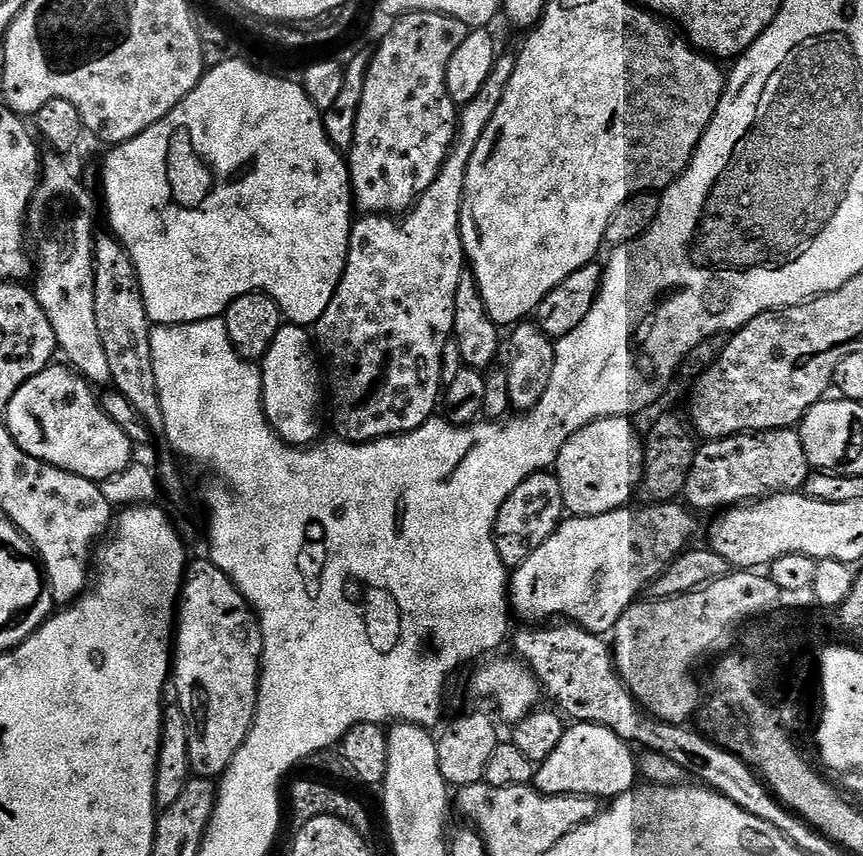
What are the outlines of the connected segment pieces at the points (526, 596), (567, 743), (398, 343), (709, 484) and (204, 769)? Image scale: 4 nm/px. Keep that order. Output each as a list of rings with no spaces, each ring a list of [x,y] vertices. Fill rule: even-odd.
[[[683,503],[632,507],[625,506],[593,516],[569,515],[561,520],[554,534],[550,534],[550,538],[542,542],[542,546],[538,546],[538,550],[534,550],[534,554],[530,554],[530,558],[526,558],[526,562],[522,562],[522,566],[511,573],[508,581],[511,611],[515,615],[517,612],[524,622],[552,622],[563,618],[598,637],[607,637],[615,629],[622,614],[626,614],[626,610],[637,603],[639,596],[636,595],[643,588],[645,591],[673,560],[686,551],[693,543],[692,535],[696,532],[696,520],[691,516],[693,513]]]
[[[573,723],[565,727],[562,742],[536,769],[534,787],[547,796],[595,796],[608,802],[638,784],[638,756],[633,745],[614,730],[597,724]]]
[[[501,55],[497,59],[494,70],[490,70],[490,78],[486,78],[486,86],[468,104],[463,105],[458,112],[456,126],[456,141],[448,151],[442,170],[438,178],[429,188],[420,195],[420,199],[403,213],[400,225],[396,225],[391,215],[388,214],[364,214],[353,223],[350,234],[350,246],[348,247],[348,261],[346,270],[342,274],[342,282],[338,282],[338,290],[334,290],[334,298],[330,298],[330,306],[326,306],[326,314],[318,318],[314,326],[314,344],[322,357],[323,367],[326,369],[326,384],[333,388],[332,392],[332,420],[336,423],[335,435],[341,440],[351,440],[354,444],[364,444],[367,440],[381,440],[383,436],[401,436],[404,432],[412,432],[418,426],[433,419],[436,406],[442,400],[442,350],[446,350],[446,342],[453,339],[452,327],[454,326],[454,293],[458,290],[458,278],[466,271],[466,257],[462,246],[462,234],[460,233],[460,211],[462,210],[462,198],[466,186],[466,170],[470,158],[474,154],[474,146],[478,146],[479,139],[486,132],[486,126],[490,126],[490,118],[494,118],[494,110],[498,110],[498,102],[502,102],[502,94],[506,94],[506,86],[510,86],[510,74],[514,74],[516,56]]]
[[[775,428],[769,432],[723,436],[720,440],[708,440],[697,447],[694,466],[690,466],[690,478],[686,478],[683,499],[693,509],[720,510],[725,506],[762,500],[779,492],[803,489],[809,471],[810,453],[802,446],[799,431]]]
[[[193,559],[184,573],[184,587],[180,589],[178,615],[174,621],[174,651],[172,654],[170,680],[174,688],[176,684],[174,700],[175,703],[179,704],[182,714],[186,714],[186,722],[190,730],[190,766],[193,773],[197,776],[219,778],[223,776],[225,770],[230,766],[234,754],[238,754],[242,742],[246,742],[256,717],[256,703],[258,702],[258,690],[260,689],[260,659],[264,656],[264,639],[262,638],[260,621],[256,619],[255,612],[246,602],[244,595],[238,590],[238,586],[234,586],[234,582],[230,582],[230,578],[222,570],[218,570],[218,566],[212,563],[211,559],[203,559]]]

